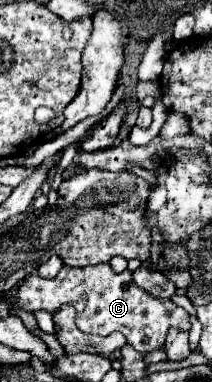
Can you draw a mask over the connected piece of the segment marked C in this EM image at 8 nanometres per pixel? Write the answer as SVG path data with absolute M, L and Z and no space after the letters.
M108 264L104 266L86 266L86 268L70 268L64 266L54 280L40 278L38 274L30 274L18 288L16 302L18 308L26 312L46 310L52 316L62 308L80 302L86 298L86 306L76 314L76 326L86 334L108 336L112 332L122 332L128 344L138 352L160 350L166 342L166 334L170 328L178 328L182 332L190 330L190 320L184 308L176 306L172 300L154 298L146 290L138 288L133 282L132 272L128 269L114 274Z

